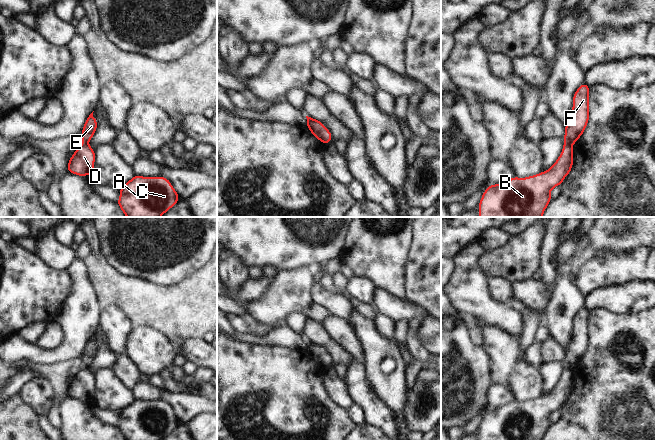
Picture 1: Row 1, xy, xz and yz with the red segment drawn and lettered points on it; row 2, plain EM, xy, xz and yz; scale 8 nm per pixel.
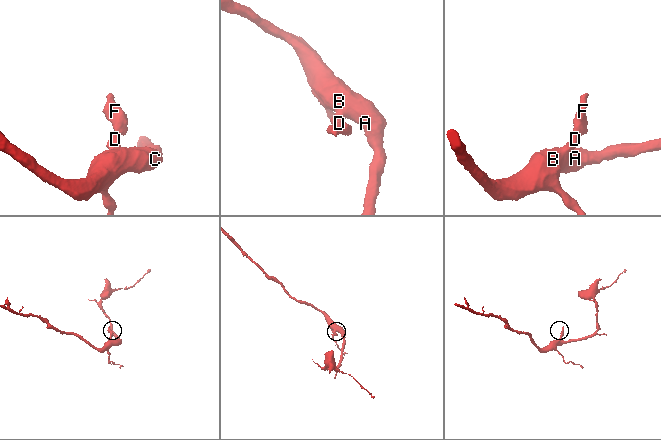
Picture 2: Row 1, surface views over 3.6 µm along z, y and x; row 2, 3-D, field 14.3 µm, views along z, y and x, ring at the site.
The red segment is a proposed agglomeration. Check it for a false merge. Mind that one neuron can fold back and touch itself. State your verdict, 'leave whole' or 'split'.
split

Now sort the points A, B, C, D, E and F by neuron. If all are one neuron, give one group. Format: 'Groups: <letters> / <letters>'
Groups: A B C D / E F

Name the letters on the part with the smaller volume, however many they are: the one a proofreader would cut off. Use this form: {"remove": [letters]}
{"remove": ["E", "F"]}

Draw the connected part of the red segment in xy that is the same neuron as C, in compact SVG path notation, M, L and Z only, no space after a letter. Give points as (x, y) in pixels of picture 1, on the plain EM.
M135 399L120 411L120 422L116 426L127 441L160 441L173 431L179 420L165 401L141 401Z

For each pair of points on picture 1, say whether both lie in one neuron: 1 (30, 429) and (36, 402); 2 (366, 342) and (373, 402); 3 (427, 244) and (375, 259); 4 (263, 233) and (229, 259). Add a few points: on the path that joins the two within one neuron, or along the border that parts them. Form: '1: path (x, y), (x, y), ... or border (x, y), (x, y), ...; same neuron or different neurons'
1: border (18, 394), (37, 415); different neurons
2: border (365, 366), (365, 377), (371, 390), (387, 406); different neurons
3: border (412, 227), (412, 240), (403, 272); different neurons
4: border (227, 249), (247, 266); different neurons

